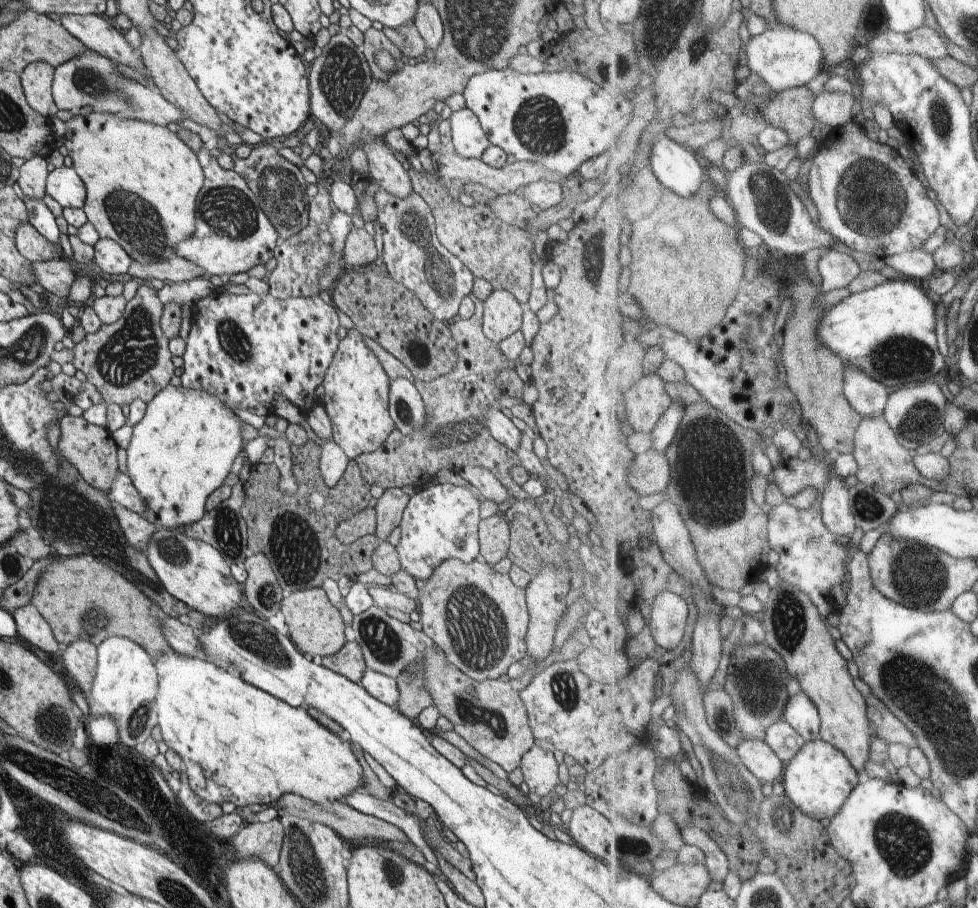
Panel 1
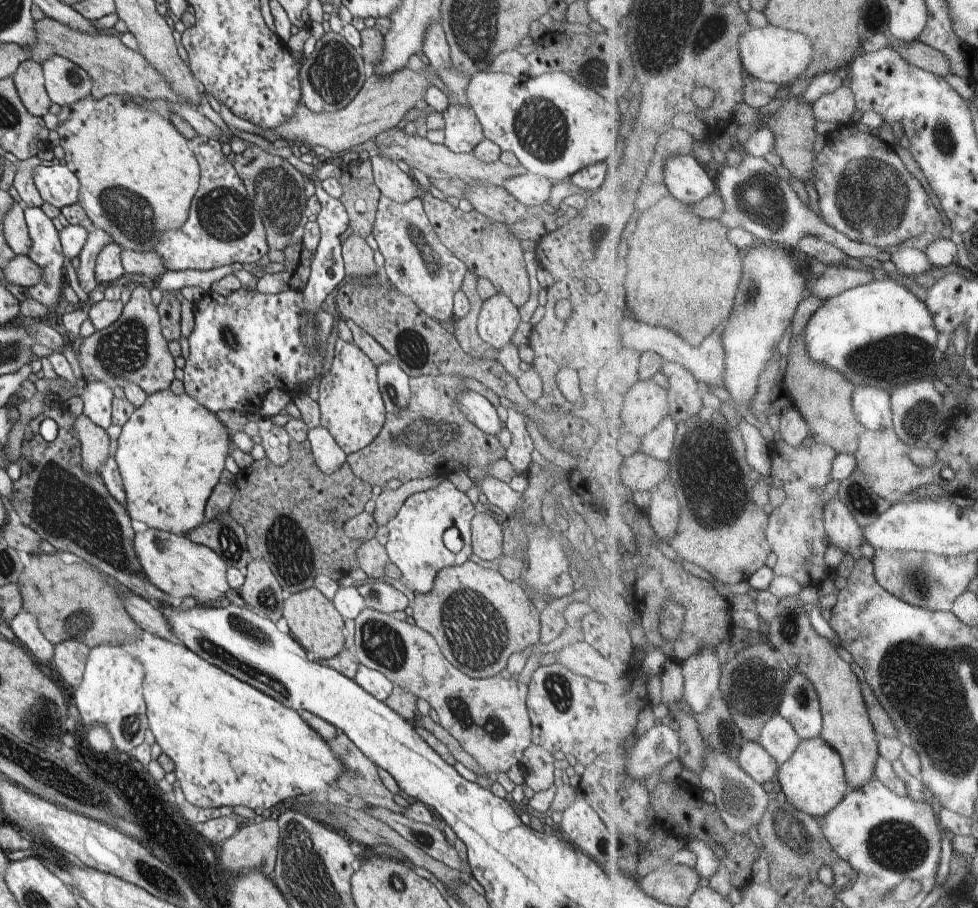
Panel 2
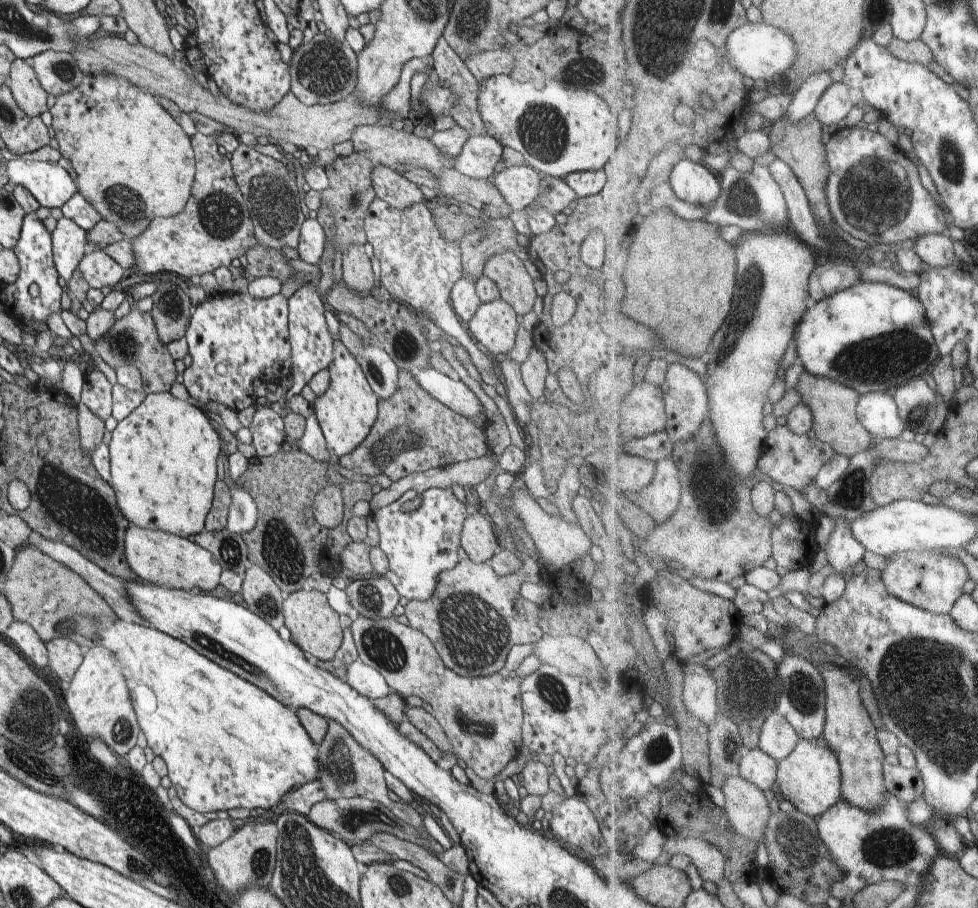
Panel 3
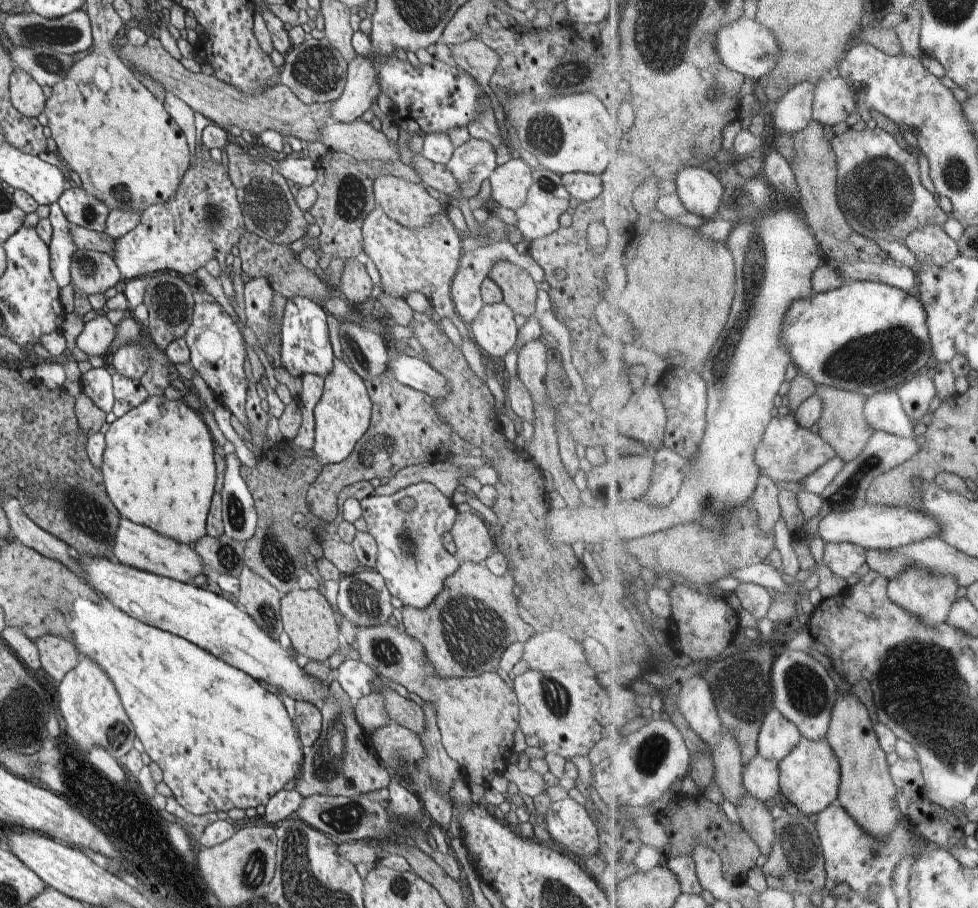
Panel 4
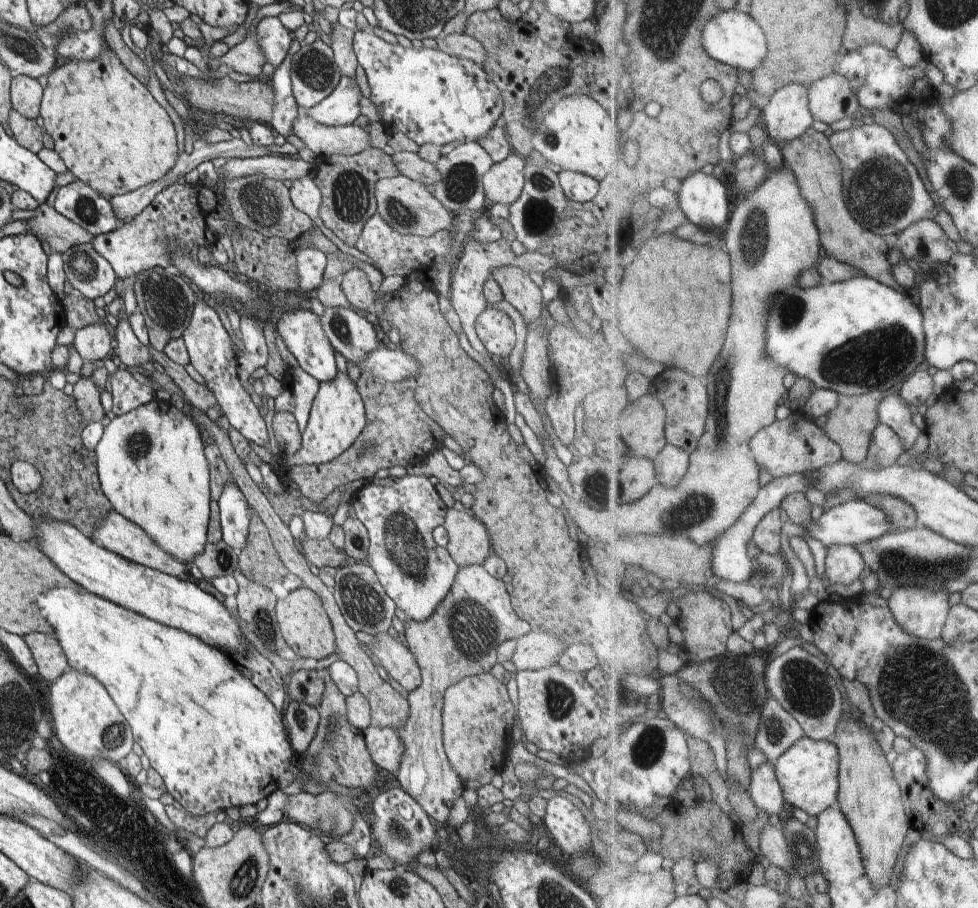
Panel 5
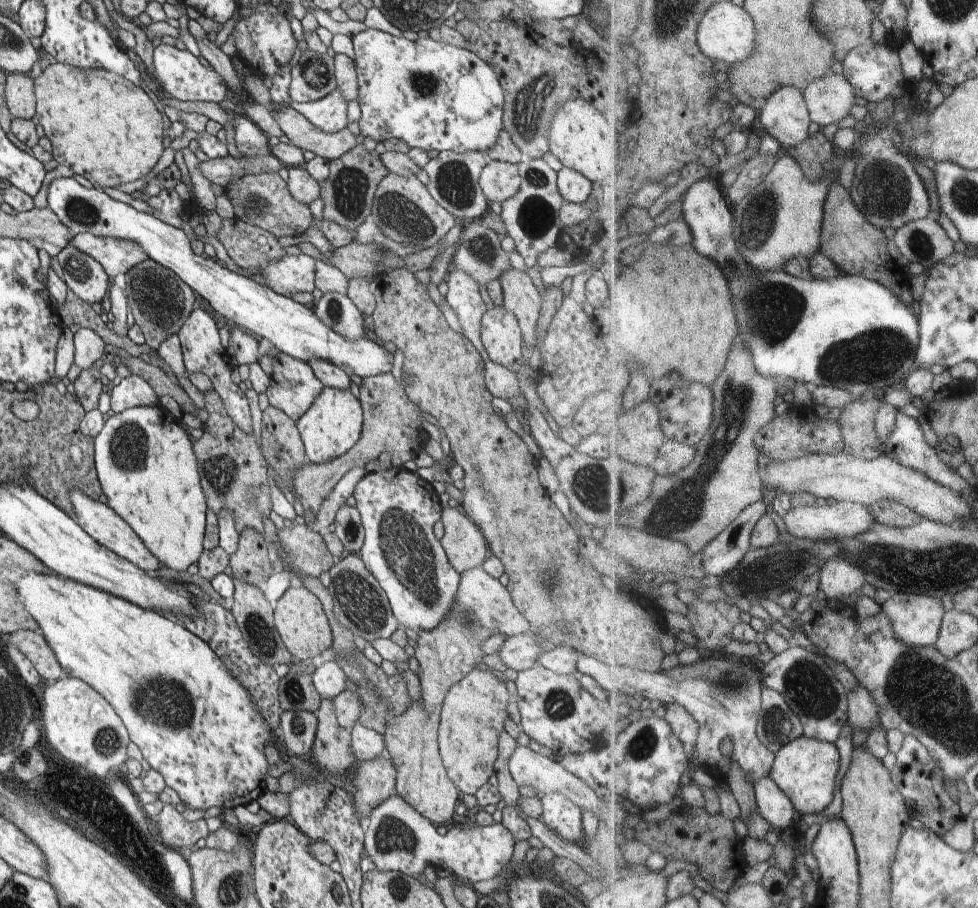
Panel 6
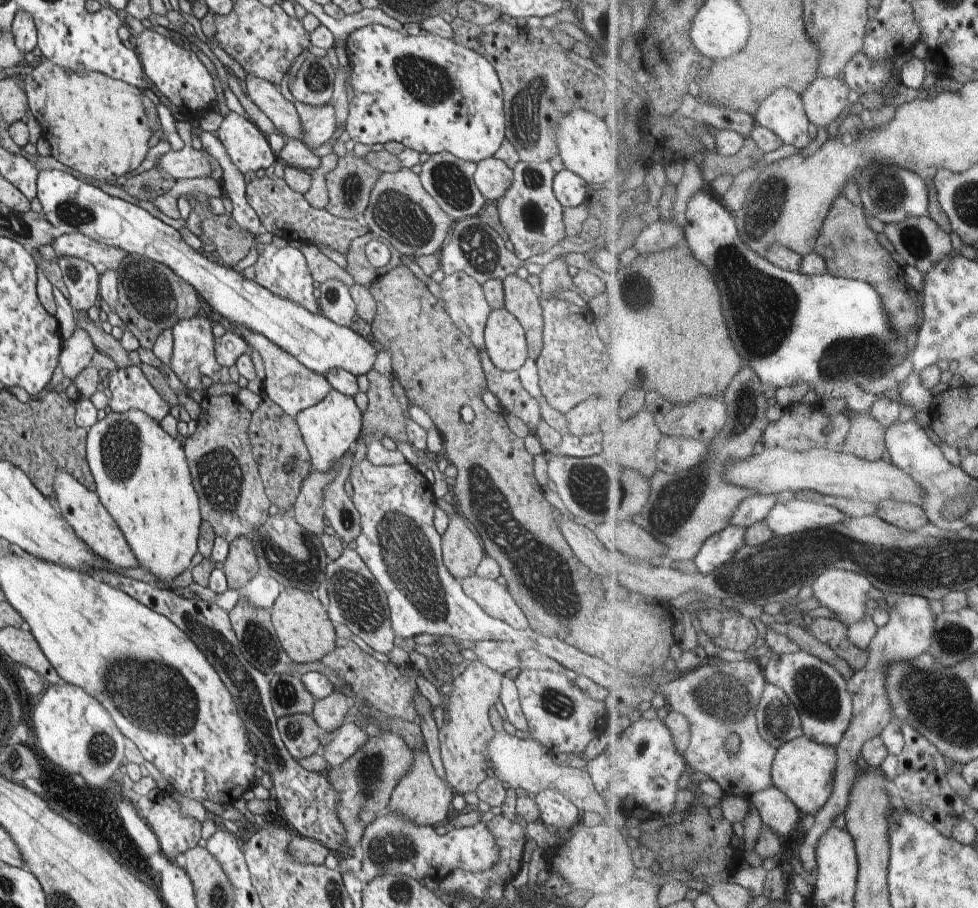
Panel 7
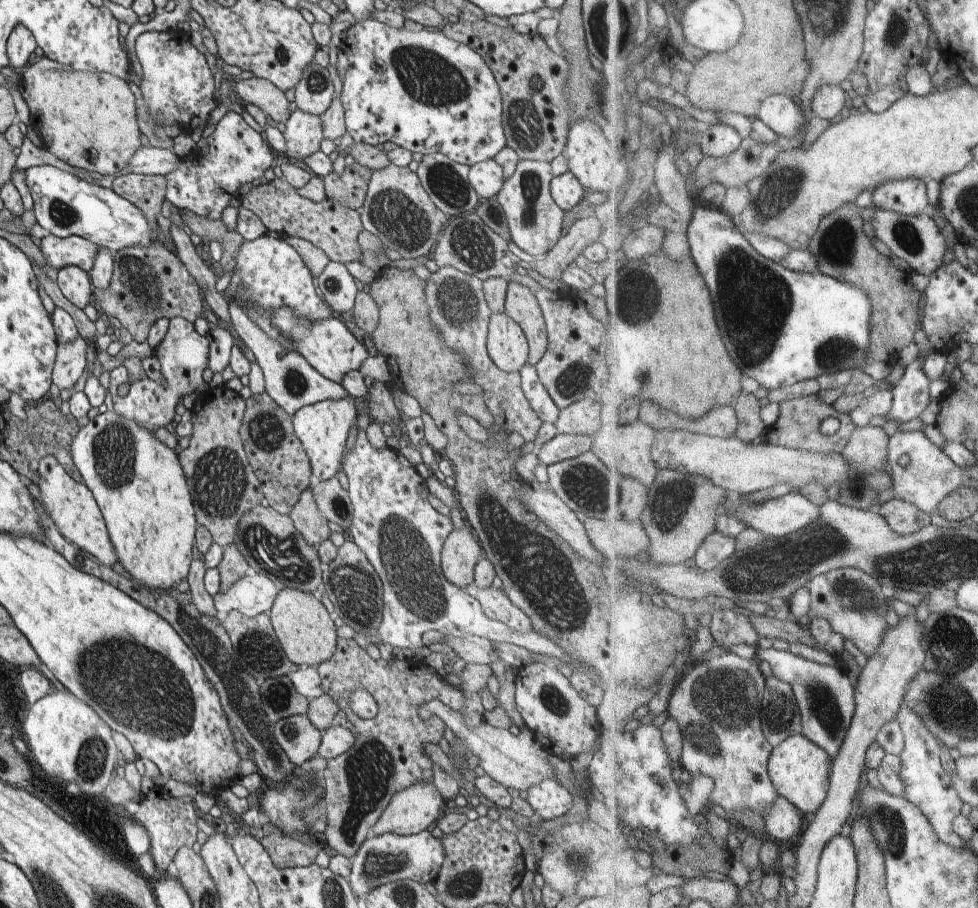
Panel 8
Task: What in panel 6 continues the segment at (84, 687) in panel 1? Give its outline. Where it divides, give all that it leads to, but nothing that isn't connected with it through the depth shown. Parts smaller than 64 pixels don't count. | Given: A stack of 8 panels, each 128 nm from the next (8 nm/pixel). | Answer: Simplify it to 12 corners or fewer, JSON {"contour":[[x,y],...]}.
{"contour":[[39,629],[18,630],[8,642],[46,682],[64,675]]}

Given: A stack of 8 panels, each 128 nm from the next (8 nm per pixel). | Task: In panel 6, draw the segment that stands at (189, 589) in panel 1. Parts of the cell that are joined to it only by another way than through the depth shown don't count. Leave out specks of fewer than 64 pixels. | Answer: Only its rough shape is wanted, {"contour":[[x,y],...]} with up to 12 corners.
{"contour":[[70,491],[72,516],[98,544],[155,571],[166,567],[106,502]]}

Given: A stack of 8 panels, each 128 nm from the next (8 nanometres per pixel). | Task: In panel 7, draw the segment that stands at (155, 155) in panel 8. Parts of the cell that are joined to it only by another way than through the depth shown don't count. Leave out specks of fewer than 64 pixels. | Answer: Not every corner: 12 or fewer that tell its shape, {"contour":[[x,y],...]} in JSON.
{"contour":[[176,122],[185,146],[166,152],[158,168],[174,178],[207,178],[212,168],[192,147],[191,122]]}

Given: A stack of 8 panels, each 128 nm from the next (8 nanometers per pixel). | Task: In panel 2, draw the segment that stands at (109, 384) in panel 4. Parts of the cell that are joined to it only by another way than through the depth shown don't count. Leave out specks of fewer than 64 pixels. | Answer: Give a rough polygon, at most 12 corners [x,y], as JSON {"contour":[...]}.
{"contour":[[87,381],[79,389],[84,416],[107,430],[111,425],[112,390]]}

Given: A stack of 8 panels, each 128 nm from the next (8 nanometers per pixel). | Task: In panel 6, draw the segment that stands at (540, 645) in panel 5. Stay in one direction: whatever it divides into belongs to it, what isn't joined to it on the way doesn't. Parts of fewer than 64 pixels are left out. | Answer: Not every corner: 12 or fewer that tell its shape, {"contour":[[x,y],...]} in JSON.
{"contour":[[534,636],[508,638],[497,655],[507,668],[534,666]]}

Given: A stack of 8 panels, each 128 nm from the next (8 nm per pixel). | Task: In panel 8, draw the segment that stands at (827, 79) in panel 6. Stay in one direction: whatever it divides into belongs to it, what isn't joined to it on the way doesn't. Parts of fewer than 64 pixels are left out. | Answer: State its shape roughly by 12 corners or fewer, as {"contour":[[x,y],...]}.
{"contour":[[826,84],[812,100],[817,117],[837,121],[850,106],[847,90]]}

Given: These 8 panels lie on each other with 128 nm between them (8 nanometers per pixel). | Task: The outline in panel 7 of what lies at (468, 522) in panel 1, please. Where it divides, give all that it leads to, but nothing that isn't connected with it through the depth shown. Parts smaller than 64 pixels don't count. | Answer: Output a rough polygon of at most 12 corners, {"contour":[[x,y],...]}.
{"contour":[[351,468],[396,637],[510,640],[444,566],[429,475]]}

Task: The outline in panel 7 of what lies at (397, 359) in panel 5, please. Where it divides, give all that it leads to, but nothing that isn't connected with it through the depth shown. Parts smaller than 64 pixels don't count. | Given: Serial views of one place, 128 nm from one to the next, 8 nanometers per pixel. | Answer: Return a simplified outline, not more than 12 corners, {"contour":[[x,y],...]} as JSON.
{"contour":[[38,171],[54,236],[164,264],[215,312],[322,375],[367,375],[359,333],[208,260],[140,206]]}

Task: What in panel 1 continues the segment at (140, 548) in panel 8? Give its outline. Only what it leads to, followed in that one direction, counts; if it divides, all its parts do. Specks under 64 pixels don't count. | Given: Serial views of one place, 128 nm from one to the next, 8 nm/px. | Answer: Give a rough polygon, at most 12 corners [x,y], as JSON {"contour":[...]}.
{"contour":[[169,385],[126,448],[158,529],[201,520],[265,419]]}

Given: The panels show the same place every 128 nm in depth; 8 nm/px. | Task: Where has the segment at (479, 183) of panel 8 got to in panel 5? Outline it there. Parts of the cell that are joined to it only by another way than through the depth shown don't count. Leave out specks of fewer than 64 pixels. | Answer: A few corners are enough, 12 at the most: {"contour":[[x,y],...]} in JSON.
{"contour":[[512,152],[483,178],[488,205],[520,198],[527,162]]}

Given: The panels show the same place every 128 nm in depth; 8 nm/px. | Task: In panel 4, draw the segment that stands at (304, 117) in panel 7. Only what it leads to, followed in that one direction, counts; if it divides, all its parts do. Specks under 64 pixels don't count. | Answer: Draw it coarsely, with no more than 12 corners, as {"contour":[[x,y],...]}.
{"contour":[[378,60],[349,62],[333,122],[360,119],[378,100]]}

